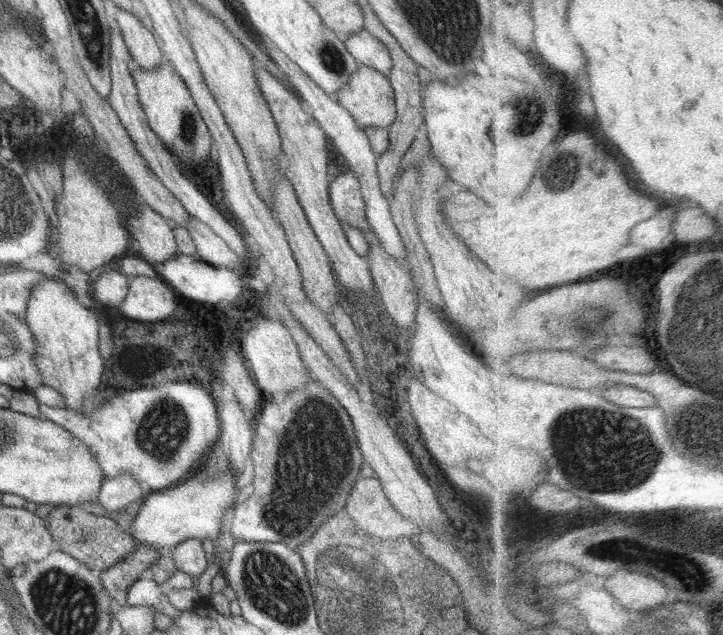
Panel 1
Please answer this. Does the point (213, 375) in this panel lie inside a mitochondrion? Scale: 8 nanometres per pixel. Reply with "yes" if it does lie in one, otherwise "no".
no

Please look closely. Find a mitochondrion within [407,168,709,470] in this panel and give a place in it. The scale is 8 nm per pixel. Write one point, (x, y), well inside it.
(599, 312)

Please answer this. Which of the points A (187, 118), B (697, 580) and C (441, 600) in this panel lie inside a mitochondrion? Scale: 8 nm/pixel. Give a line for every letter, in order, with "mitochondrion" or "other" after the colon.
A: mitochondrion
B: mitochondrion
C: other

